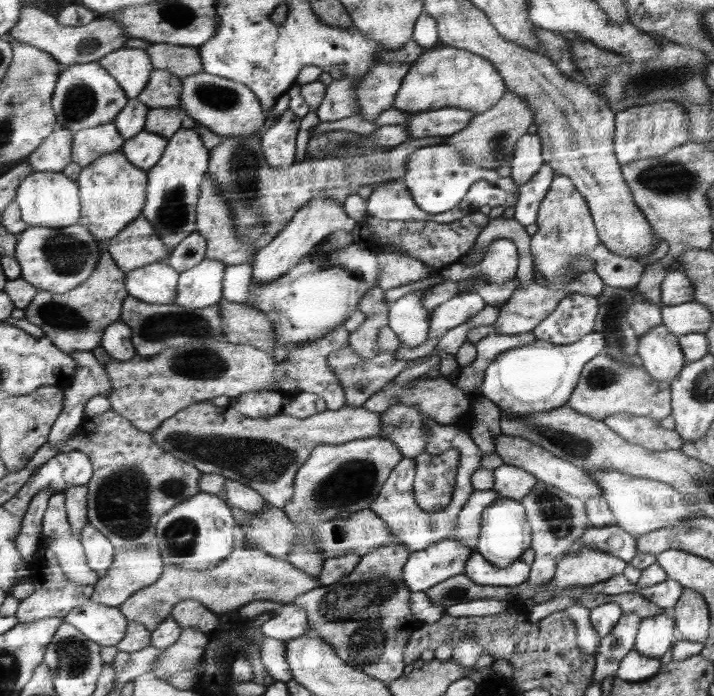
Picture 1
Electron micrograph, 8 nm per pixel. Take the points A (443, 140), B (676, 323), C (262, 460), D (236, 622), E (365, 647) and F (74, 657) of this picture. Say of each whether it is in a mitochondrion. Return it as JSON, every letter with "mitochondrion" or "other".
{"A":"other","B":"other","C":"mitochondrion","D":"other","E":"mitochondrion","F":"mitochondrion"}

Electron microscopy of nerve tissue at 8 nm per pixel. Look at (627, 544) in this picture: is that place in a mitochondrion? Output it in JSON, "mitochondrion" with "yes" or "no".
{"mitochondrion":"no"}

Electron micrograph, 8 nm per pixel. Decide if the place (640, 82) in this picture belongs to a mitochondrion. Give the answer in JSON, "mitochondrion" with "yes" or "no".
{"mitochondrion":"yes"}

